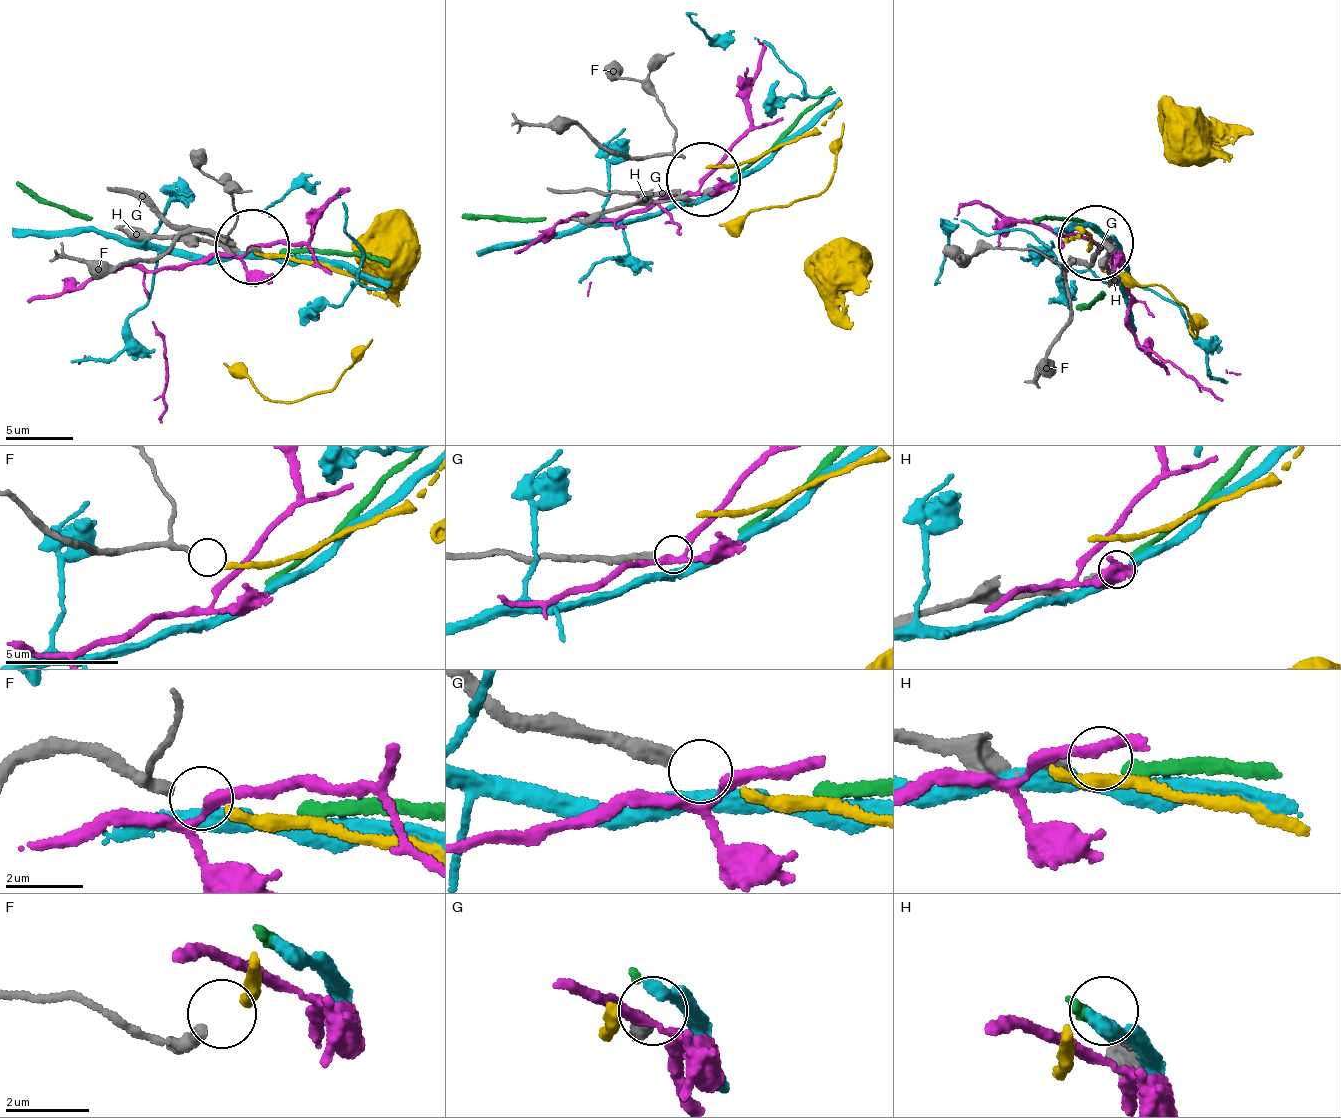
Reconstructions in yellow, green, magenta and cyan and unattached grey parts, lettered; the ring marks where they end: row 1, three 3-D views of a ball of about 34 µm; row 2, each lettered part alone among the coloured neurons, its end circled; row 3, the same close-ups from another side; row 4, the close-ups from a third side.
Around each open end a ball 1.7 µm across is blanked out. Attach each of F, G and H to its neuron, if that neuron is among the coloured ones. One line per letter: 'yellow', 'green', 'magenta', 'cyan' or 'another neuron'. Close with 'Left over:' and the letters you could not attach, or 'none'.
F: yellow
G: another neuron
H: green
Left over: G

